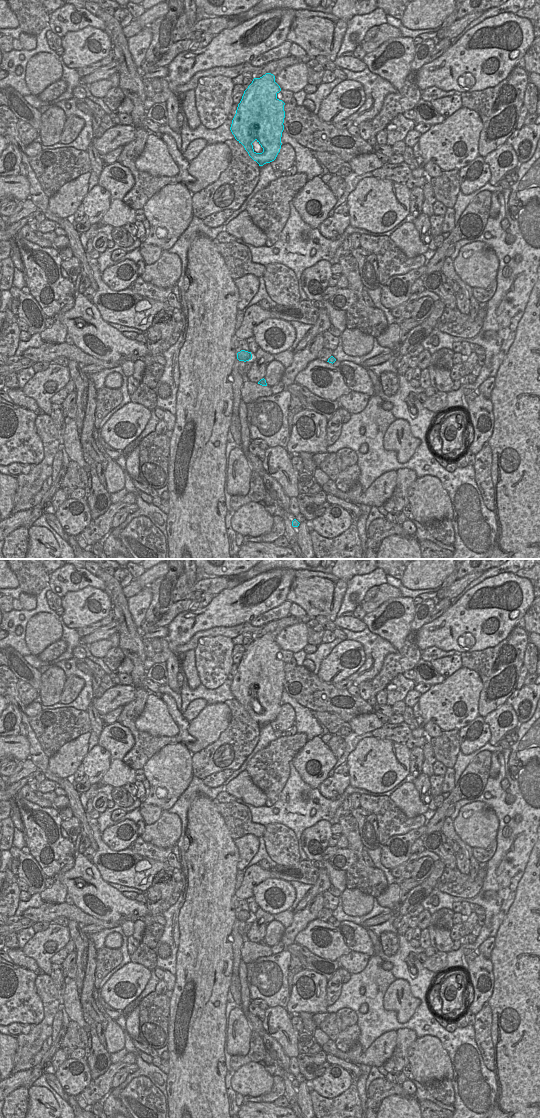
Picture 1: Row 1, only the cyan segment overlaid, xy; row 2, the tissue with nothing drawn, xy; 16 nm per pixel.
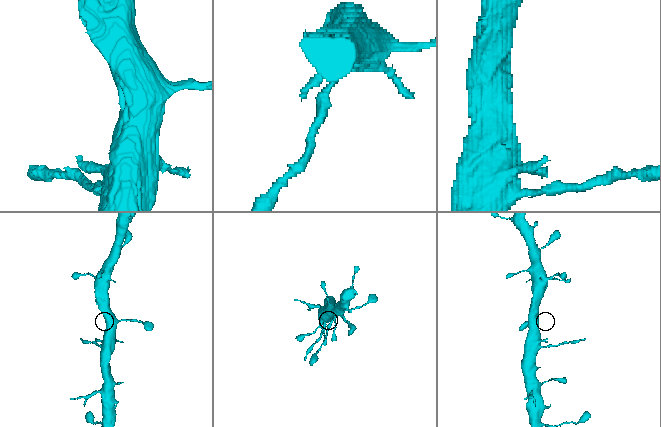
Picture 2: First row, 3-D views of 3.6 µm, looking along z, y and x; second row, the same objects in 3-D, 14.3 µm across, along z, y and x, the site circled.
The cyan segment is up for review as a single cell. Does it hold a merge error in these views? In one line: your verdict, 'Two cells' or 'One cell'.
Two cells

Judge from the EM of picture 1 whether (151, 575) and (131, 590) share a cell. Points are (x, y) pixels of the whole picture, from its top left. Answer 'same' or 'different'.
same

